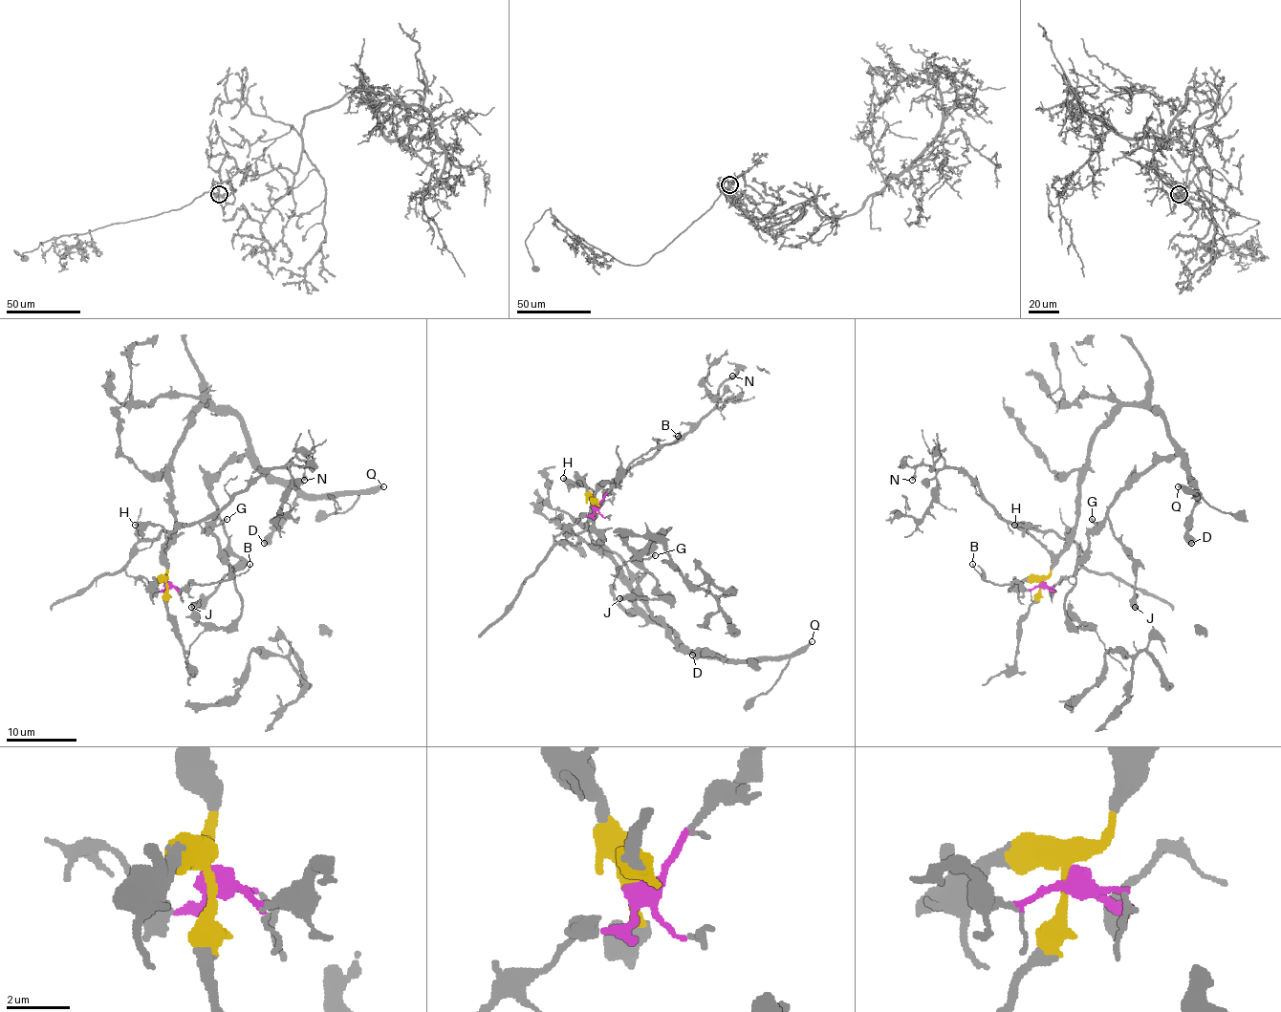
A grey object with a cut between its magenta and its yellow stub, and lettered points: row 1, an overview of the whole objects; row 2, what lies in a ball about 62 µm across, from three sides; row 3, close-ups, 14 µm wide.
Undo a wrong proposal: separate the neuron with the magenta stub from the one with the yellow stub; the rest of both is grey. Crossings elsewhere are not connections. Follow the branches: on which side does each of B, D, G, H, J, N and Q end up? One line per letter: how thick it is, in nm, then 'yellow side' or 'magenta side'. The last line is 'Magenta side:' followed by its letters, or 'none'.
B: calibre 110 nm; magenta side
D: calibre 750 nm; yellow side
G: calibre 200 nm; yellow side
H: calibre 550 nm; yellow side
J: calibre 600 nm; yellow side
N: calibre 320 nm; magenta side
Q: calibre 280 nm; yellow side
Magenta side: B, N

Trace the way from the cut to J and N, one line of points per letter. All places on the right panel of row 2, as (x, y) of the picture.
J: (1041, 584), (1075, 525), (1087, 446), (1122, 406), (1153, 408), (1176, 450), (1109, 510), (1133, 561), (1135, 607)
N: (1041, 584), (1053, 592), (1078, 569), (1080, 549), (1074, 542), (1008, 523), (953, 468), (918, 464), (913, 481)

